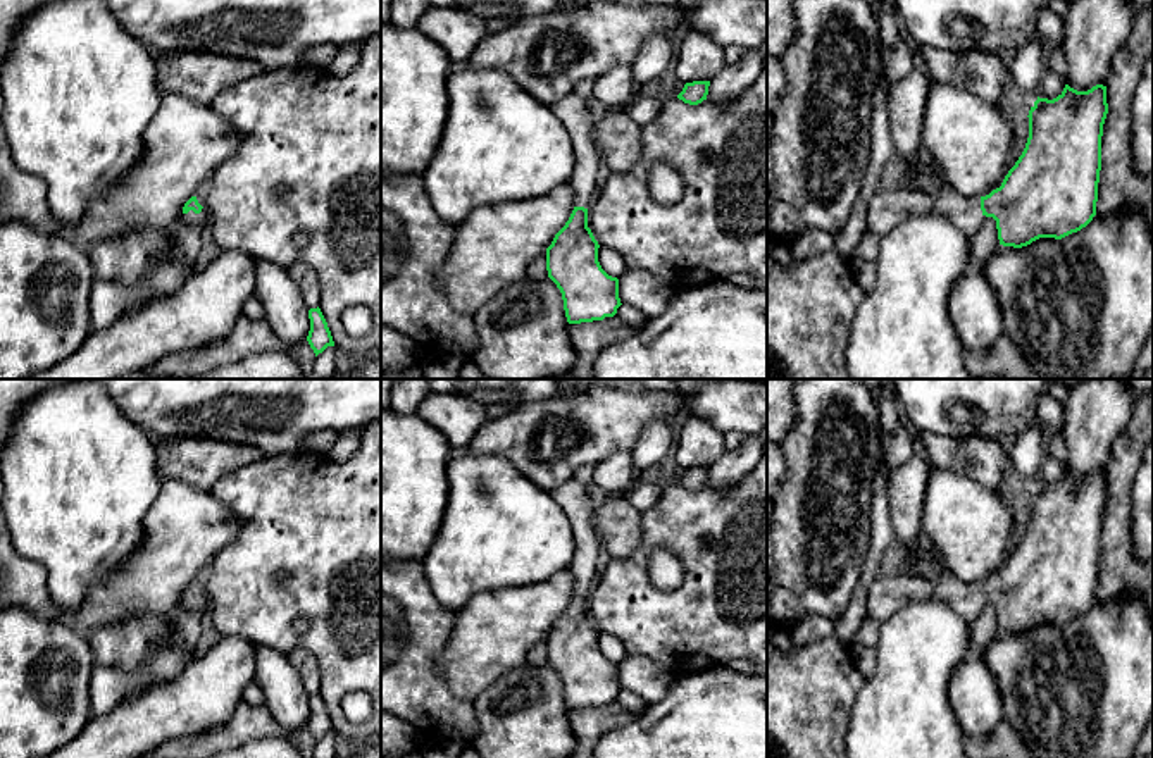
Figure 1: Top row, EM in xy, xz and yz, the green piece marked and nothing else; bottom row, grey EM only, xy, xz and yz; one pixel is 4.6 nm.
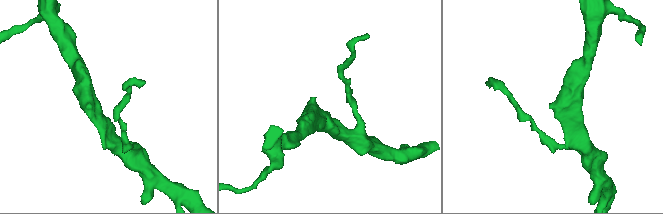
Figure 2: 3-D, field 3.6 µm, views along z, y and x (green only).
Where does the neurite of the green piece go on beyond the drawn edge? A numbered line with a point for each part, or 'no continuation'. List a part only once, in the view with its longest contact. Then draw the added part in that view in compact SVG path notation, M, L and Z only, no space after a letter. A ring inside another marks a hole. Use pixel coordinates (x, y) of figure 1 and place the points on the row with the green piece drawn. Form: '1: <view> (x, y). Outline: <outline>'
1: xy (200, 219). Outline: M196 196L198 203L203 207L200 214L195 214L193 210L190 210L188 214L181 214L181 219L191 226L198 226L203 229L203 226L207 224L207 210L205 210L205 203L203 203L203 196Z

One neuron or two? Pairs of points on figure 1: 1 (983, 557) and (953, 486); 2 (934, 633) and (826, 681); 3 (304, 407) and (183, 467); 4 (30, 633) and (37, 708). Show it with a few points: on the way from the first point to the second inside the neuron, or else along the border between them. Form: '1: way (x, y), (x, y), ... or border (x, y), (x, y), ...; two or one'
1: way (972, 540), (971, 528), (959, 515), (953, 503); one
2: border (866, 679), (848, 717); two
3: border (192, 436), (211, 436), (254, 445), (266, 455); two
4: way (30, 652), (30, 658), (23, 665), (23, 689); one

